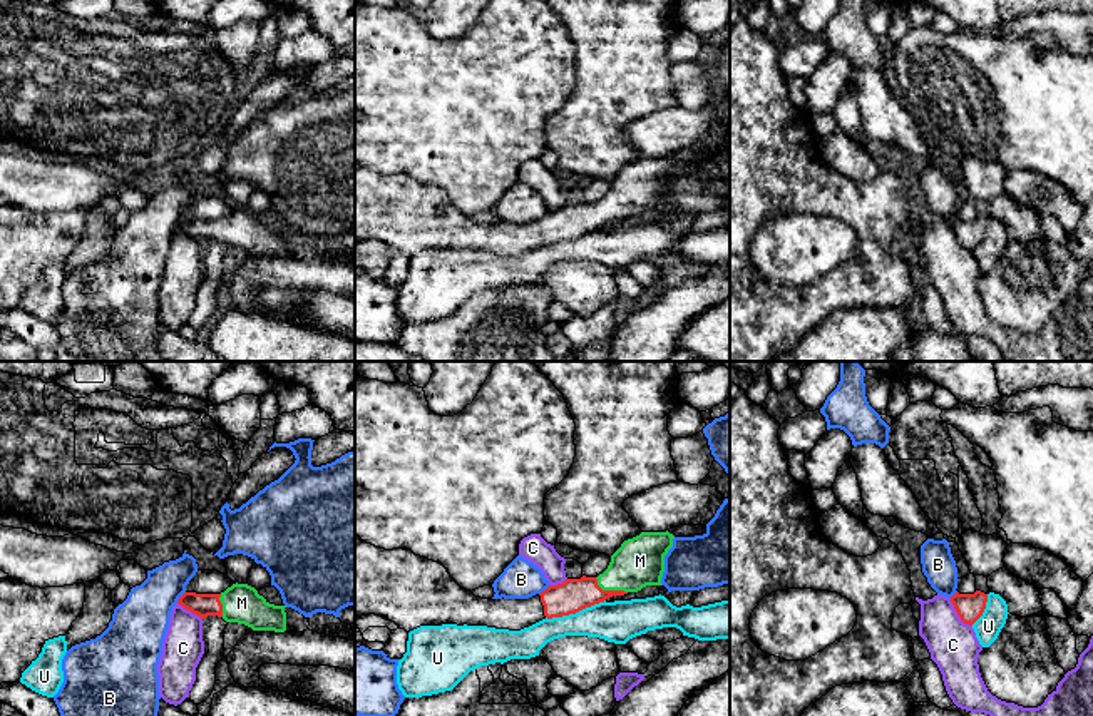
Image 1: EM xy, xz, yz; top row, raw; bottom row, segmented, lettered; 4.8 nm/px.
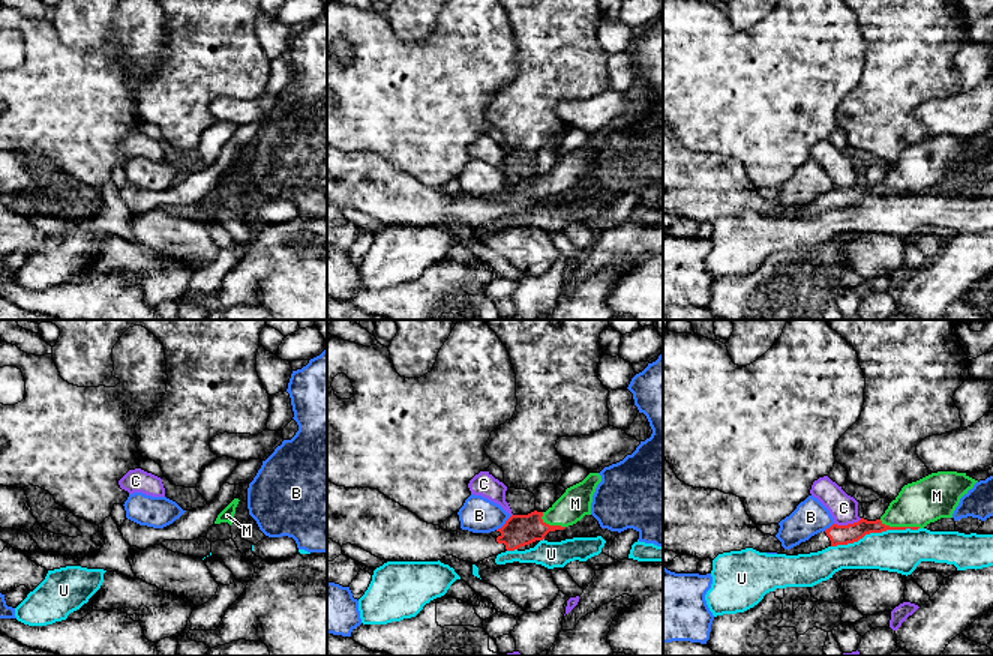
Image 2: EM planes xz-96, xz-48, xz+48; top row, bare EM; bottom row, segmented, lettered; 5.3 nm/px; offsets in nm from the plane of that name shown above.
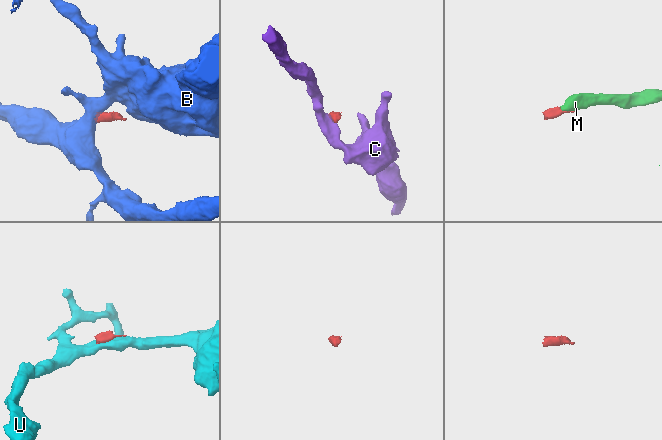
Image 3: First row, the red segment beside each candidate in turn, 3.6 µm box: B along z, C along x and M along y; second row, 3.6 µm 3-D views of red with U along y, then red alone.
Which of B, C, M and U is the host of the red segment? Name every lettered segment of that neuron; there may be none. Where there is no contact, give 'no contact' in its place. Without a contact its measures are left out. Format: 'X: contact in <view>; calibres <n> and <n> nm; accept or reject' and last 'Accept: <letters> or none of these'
B: contact in xy; calibres 110 and 260 nm; reject
C: contact in yz; calibres 140 and 240 nm; reject
M: contact in xz; calibres 160 and 240 nm; accept
U: contact in xz; calibres 160 and 200 nm; reject
Accept: M

